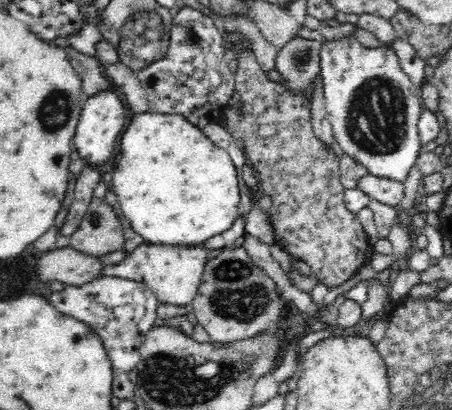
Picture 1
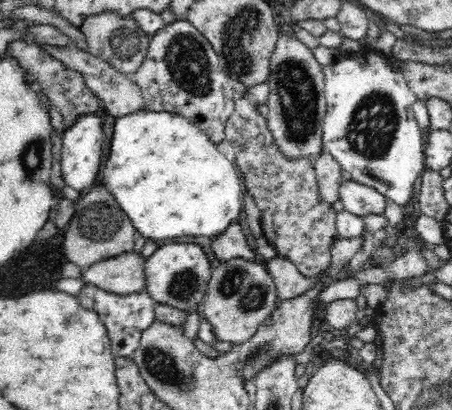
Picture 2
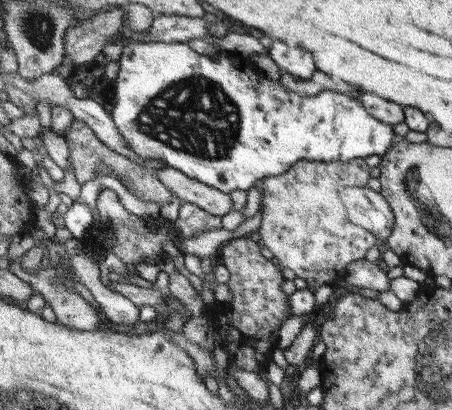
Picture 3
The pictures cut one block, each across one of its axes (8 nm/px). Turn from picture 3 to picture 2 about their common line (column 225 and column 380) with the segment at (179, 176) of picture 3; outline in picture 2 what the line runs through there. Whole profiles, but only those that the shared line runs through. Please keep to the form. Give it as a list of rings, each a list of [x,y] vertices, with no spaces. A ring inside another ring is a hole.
[[[346,178],[340,186],[340,202],[344,208],[358,216],[384,216],[386,208],[386,194],[378,192],[372,186],[364,186],[360,182],[354,182],[352,178]]]

